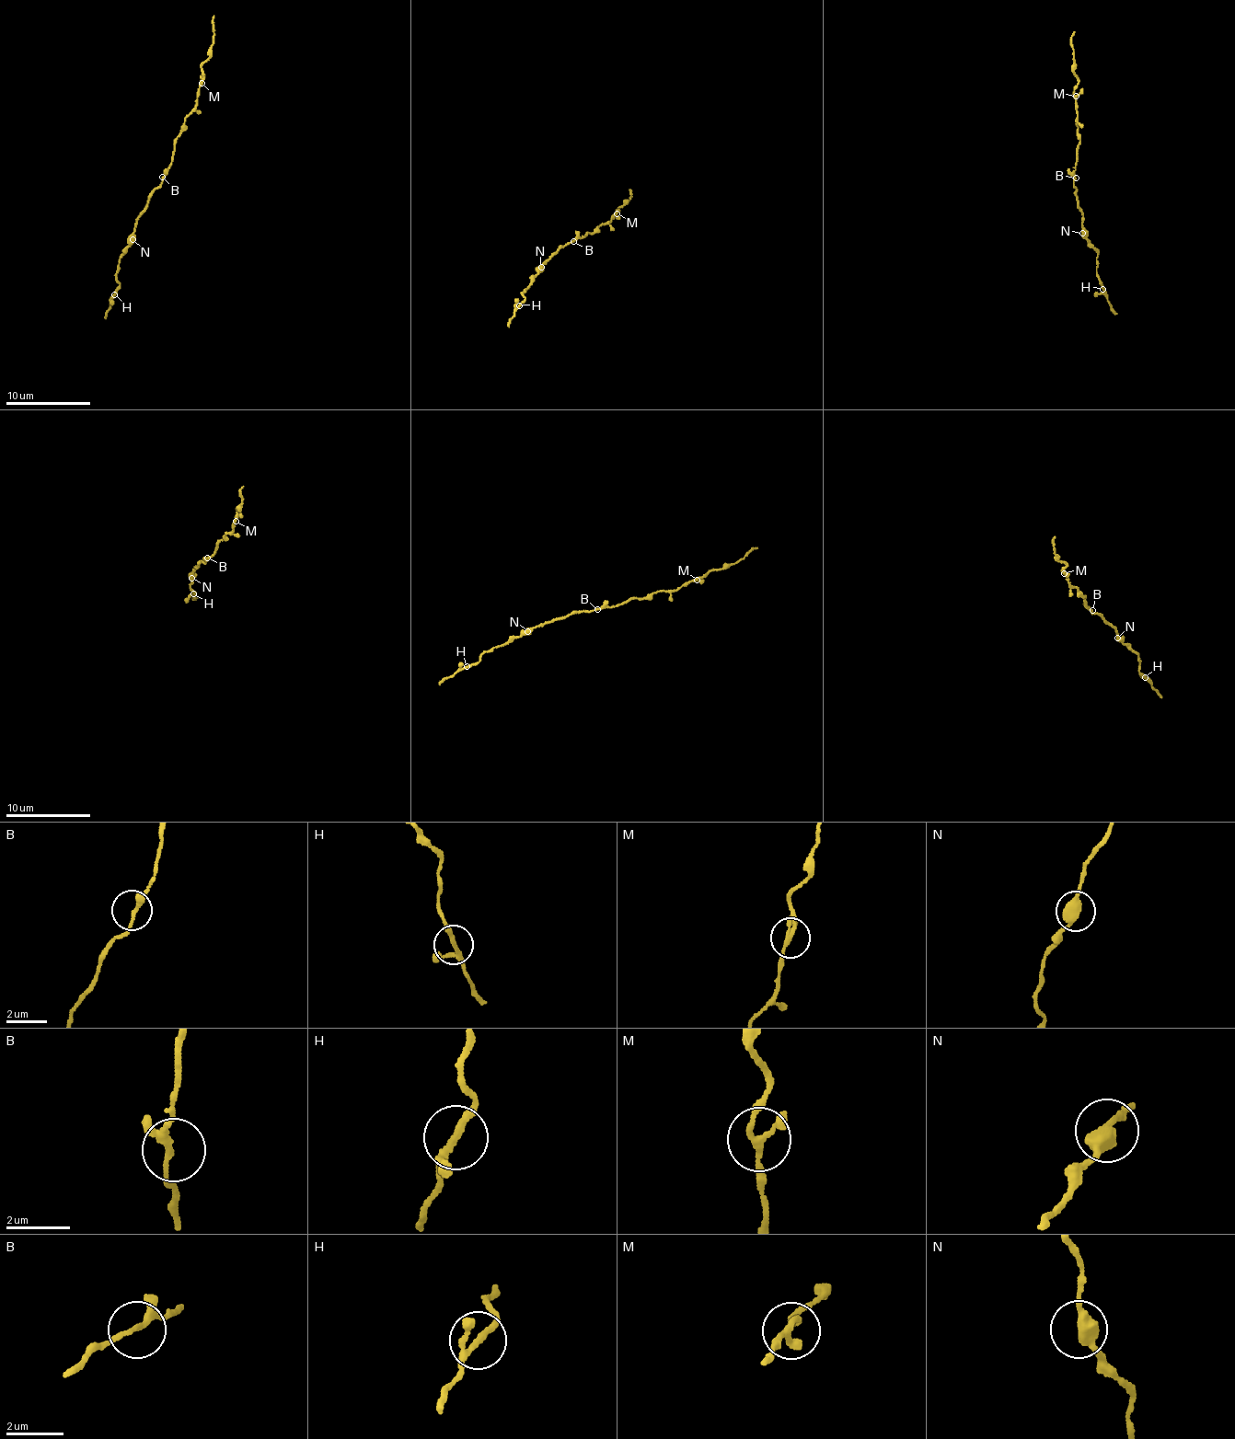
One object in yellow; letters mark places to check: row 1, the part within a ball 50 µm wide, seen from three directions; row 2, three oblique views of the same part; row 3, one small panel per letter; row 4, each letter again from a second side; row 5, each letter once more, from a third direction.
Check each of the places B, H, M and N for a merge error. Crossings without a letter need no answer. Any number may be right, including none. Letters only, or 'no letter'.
no letter

